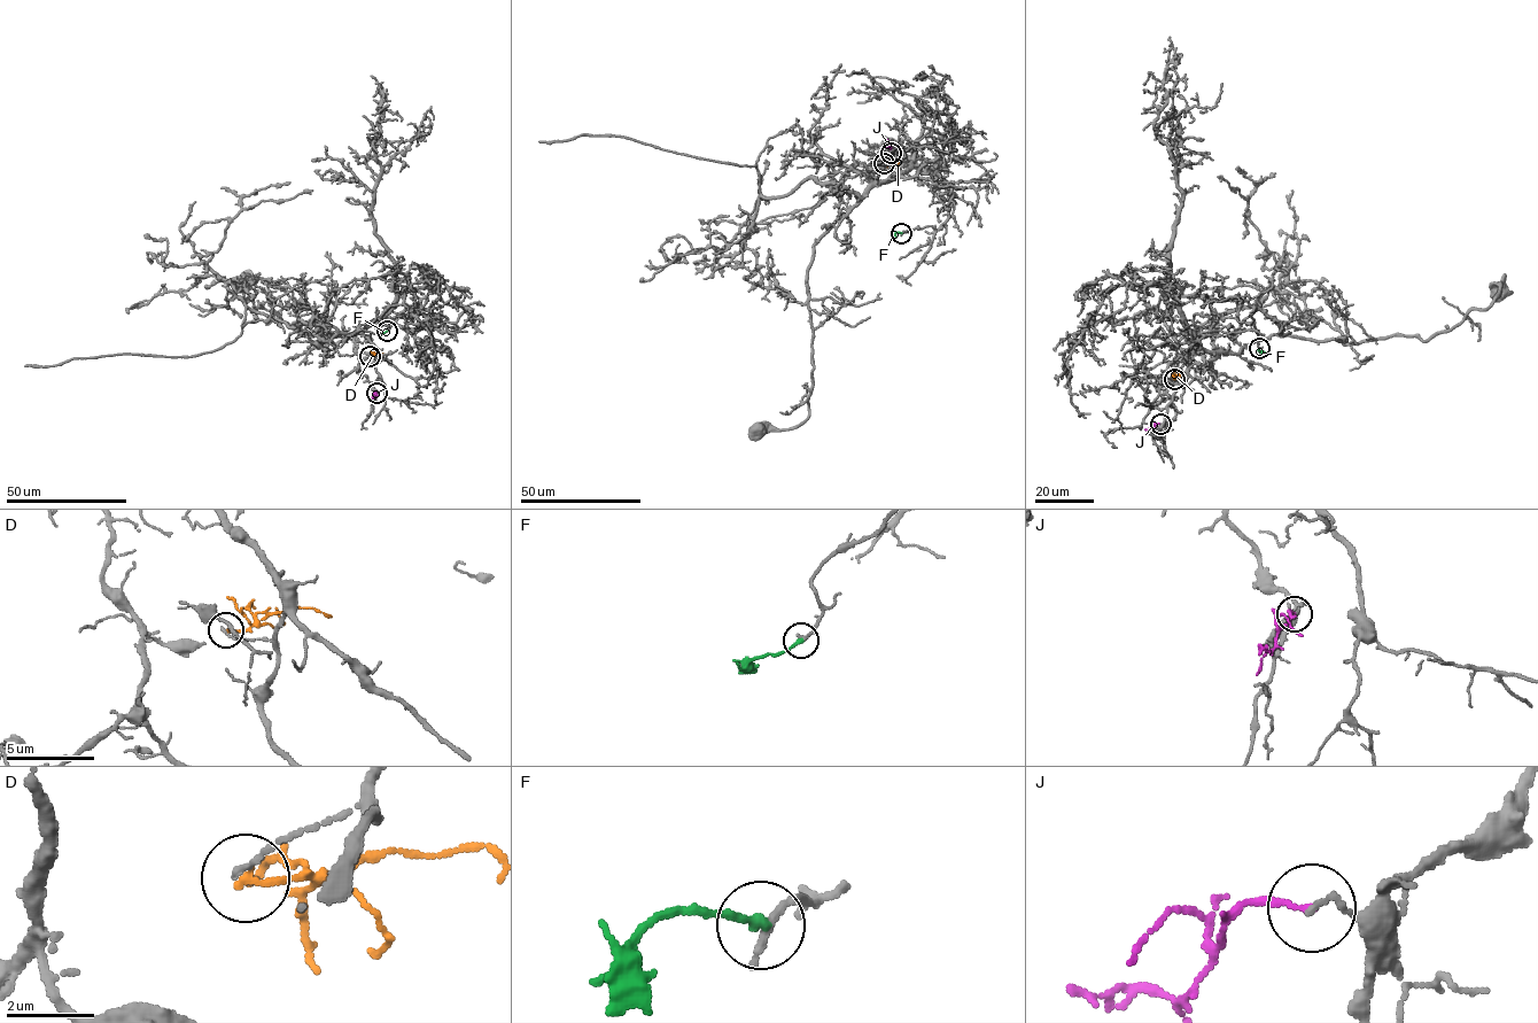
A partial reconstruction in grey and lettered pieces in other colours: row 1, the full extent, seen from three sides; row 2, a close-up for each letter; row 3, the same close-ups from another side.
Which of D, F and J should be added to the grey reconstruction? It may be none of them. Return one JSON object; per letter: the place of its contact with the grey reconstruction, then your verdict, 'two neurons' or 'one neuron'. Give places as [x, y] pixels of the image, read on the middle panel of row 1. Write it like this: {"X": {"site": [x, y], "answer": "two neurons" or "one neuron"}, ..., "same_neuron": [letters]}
{"D": {"site": [884, 163], "answer": "two neurons"}, "F": {"site": [901, 233], "answer": "two neurons"}, "J": {"site": [891, 153], "answer": "two neurons"}, "same_neuron": []}

